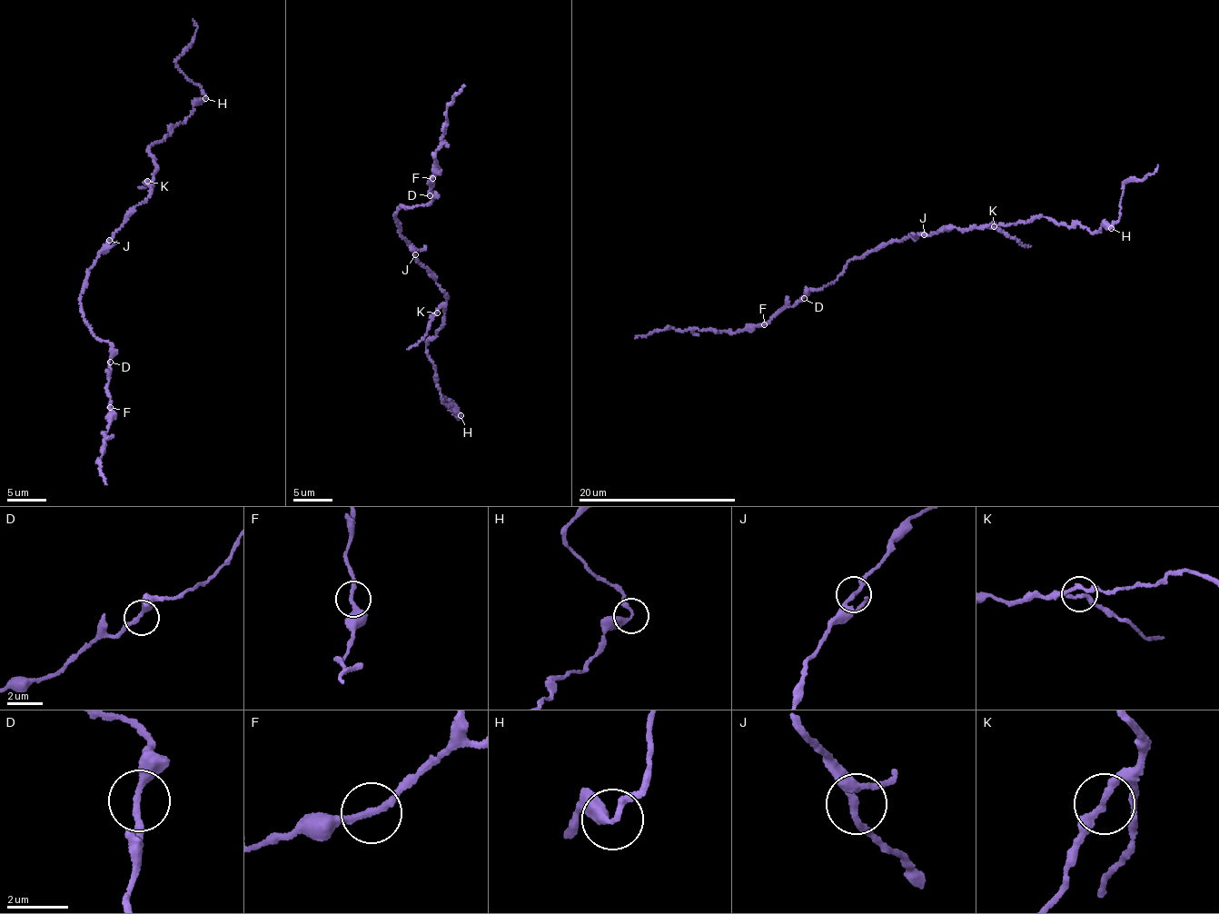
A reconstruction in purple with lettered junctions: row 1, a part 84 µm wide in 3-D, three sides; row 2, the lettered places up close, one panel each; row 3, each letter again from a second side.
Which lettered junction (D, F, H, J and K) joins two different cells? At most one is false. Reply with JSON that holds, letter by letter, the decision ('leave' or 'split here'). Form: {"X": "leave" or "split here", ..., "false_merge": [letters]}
{"D": "leave", "F": "leave", "H": "leave", "J": "leave", "K": "leave", "false_merge": []}

